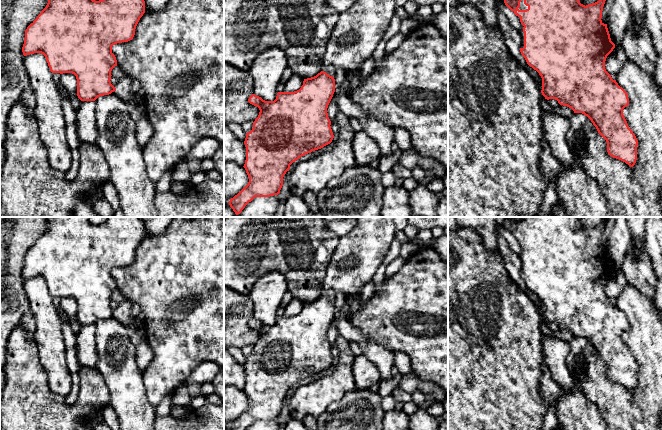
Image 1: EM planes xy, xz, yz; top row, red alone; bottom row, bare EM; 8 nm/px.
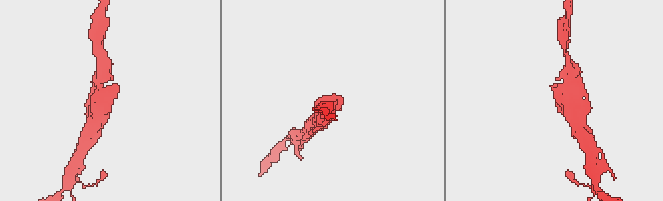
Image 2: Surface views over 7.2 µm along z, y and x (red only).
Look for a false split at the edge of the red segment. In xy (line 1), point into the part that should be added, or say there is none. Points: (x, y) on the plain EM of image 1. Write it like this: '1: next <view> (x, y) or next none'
1: next none

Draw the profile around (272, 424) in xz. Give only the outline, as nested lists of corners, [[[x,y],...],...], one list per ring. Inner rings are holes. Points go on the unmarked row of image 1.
[[[279,420],[255,421],[246,430],[279,430]]]

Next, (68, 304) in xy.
[[[63,297],[60,301],[60,308],[68,316],[72,331],[77,335],[81,330],[81,324],[77,320],[77,303],[72,297]]]

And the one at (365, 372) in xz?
[[[363,354],[355,356],[352,373],[357,390],[369,389],[371,385],[379,383],[382,379],[381,372],[377,366]]]

